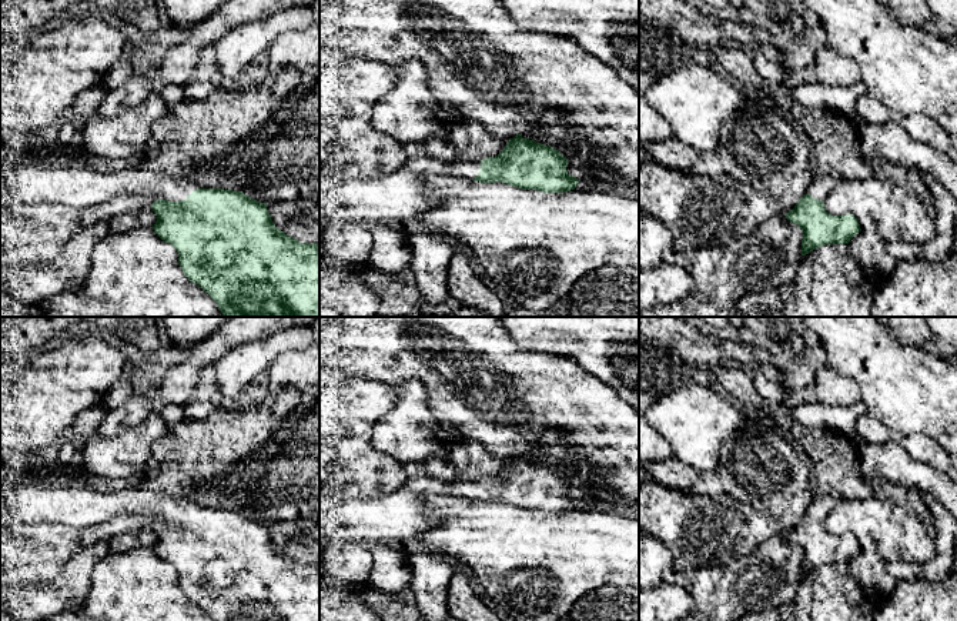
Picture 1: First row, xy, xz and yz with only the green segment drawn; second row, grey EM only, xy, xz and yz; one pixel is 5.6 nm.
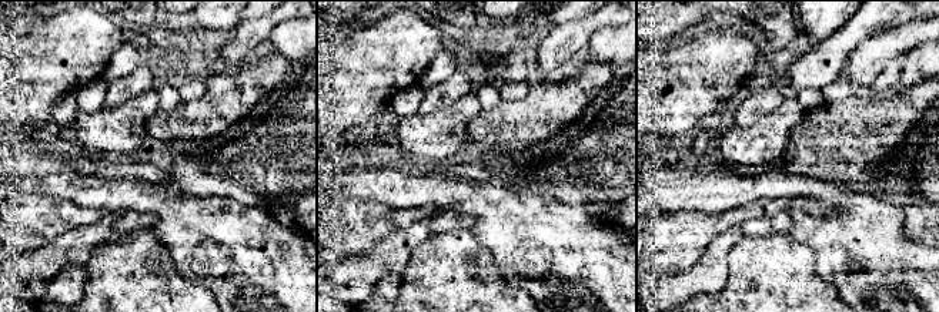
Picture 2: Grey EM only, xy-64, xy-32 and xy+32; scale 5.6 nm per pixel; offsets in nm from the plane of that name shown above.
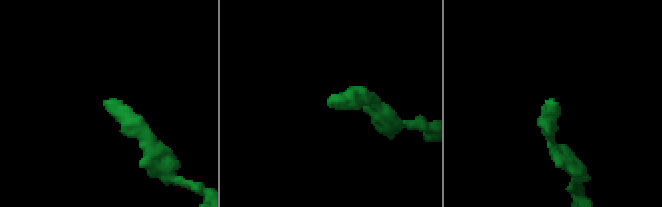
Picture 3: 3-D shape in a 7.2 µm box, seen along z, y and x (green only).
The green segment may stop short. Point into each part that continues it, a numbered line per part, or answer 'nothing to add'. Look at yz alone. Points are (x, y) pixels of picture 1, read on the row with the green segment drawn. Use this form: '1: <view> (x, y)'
1: yz (822, 186)

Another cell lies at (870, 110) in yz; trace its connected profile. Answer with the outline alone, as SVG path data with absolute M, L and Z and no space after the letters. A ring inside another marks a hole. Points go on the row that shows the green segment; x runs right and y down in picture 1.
M863 94L857 99L854 111L864 123L887 126L894 123L894 117L887 107L869 94Z

